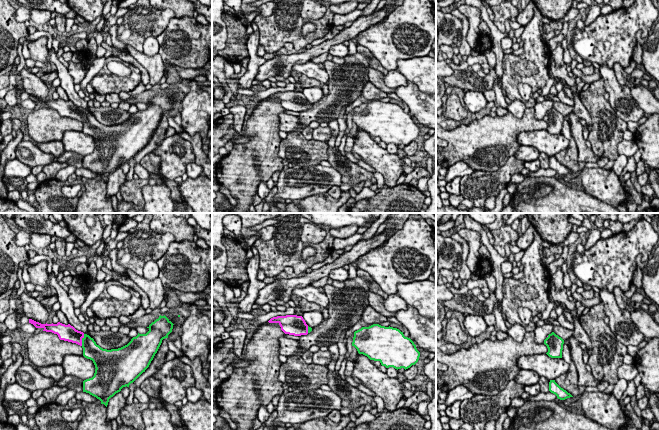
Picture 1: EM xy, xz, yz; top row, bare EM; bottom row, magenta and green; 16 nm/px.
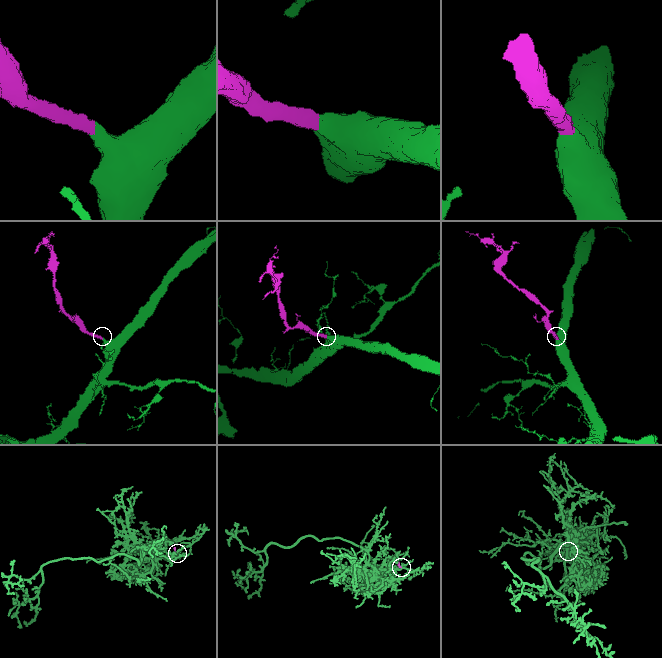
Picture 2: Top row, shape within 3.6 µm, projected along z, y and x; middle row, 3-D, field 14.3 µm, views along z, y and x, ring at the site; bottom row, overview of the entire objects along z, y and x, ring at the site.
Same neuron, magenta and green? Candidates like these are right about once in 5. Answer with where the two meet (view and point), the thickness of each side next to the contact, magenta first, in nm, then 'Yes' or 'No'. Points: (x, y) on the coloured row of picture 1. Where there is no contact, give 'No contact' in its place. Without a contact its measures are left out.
Touches magenta at xy (81, 340). Thickness 260 nm (magenta) against 280 nm. Yes

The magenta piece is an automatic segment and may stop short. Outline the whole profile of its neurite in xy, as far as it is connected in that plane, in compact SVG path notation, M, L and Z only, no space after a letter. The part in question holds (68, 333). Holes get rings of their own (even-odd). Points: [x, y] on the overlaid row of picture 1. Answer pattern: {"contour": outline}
{"contour": "M160 315L147 327L149 331L146 334L138 333L127 345L107 350L70 324L41 324L32 319L29 319L29 323L57 334L60 340L76 343L83 348L83 356L92 360L96 368L94 376L83 381L83 392L96 397L106 407L111 397L123 387L129 387L145 372L174 325L165 315Z"}

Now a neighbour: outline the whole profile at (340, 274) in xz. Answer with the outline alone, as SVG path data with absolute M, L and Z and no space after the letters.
M339 267L331 270L328 277L333 281L345 282L349 277L349 271L345 270L343 267Z

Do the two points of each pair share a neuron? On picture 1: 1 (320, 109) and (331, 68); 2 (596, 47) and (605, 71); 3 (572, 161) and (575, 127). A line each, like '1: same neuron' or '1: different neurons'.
1: same neuron
2: different neurons
3: different neurons

